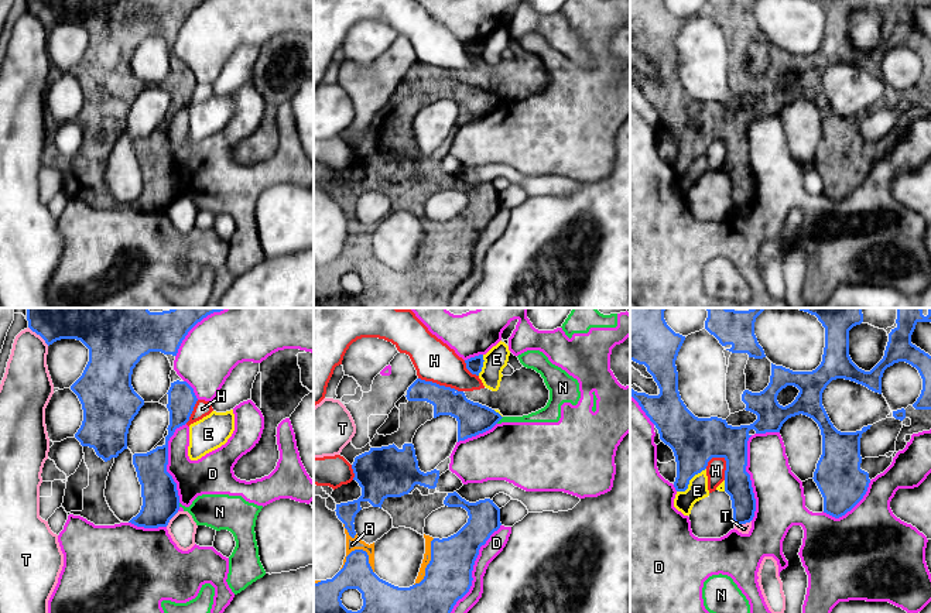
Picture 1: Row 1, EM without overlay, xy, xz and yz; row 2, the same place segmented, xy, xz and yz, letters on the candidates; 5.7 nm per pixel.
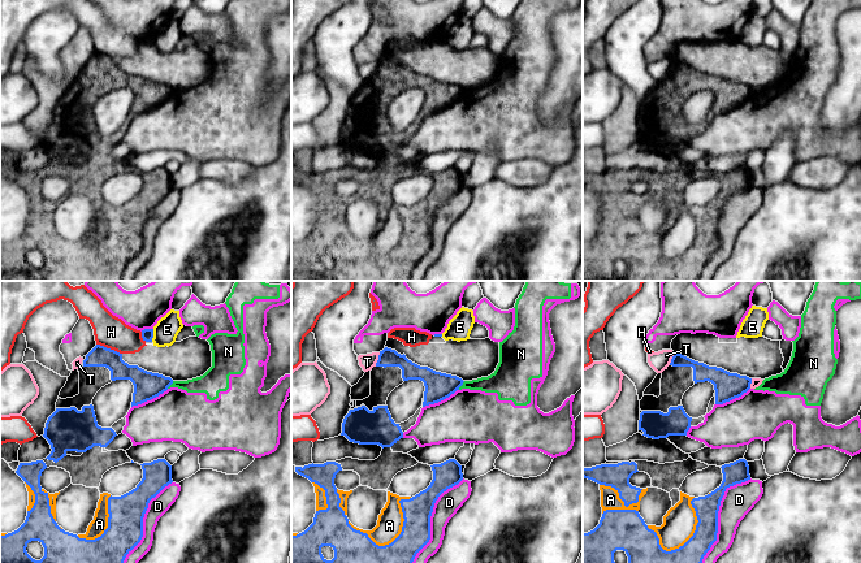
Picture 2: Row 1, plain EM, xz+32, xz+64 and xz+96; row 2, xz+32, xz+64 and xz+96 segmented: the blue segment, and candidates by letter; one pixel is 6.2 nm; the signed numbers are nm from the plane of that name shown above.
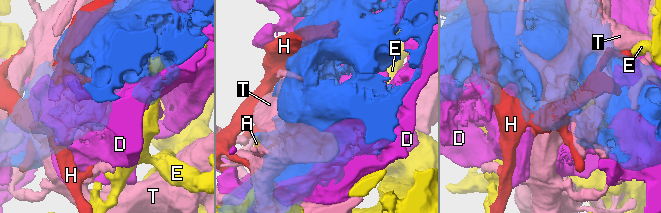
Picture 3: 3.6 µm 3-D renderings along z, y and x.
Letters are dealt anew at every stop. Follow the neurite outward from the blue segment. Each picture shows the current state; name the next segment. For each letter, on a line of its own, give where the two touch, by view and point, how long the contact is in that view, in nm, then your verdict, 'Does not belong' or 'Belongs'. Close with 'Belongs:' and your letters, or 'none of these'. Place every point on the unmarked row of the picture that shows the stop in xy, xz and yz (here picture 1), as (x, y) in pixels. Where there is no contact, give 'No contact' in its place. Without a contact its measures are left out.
A: Touches blue at xz (360, 233). Shared border 190 nm. Belongs
D: Touches blue at xz (471, 257). Shared border 650 nm. Does not belong
E: Touches blue at yz (688, 165). Shared border 220 nm. Does not belong
H: Touches blue at xz (441, 69). Shared border 260 nm. Does not belong
N: Touches blue at xz (499, 103). Shared border 60 nm. Does not belong
T: Touches blue at xy (38, 17). Shared border 160 nm. Does not belong
Belongs: A

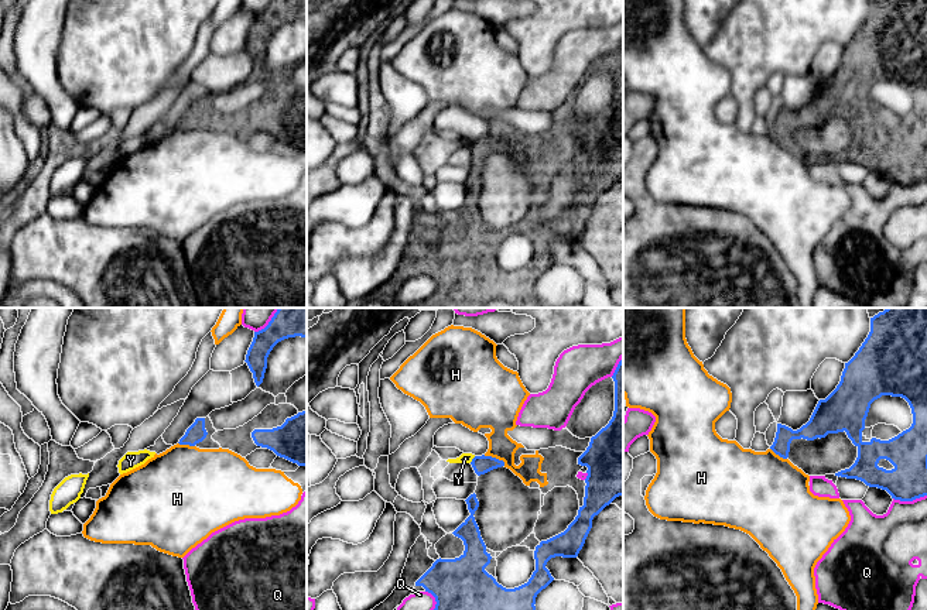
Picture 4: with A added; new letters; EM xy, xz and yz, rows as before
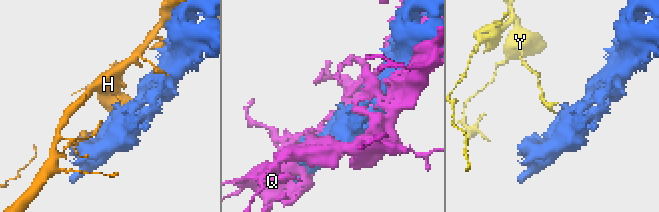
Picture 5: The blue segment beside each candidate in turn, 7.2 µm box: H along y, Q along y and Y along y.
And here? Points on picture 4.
H: Touches blue at xz (495, 141). Shared border 140 nm. Does not belong
Q: Touches blue at yz (909, 184). Shared border 190 nm. Does not belong
Y: Touches blue at xz (472, 143). Shared border 50 nm. Does not belong
Belongs: none of these

